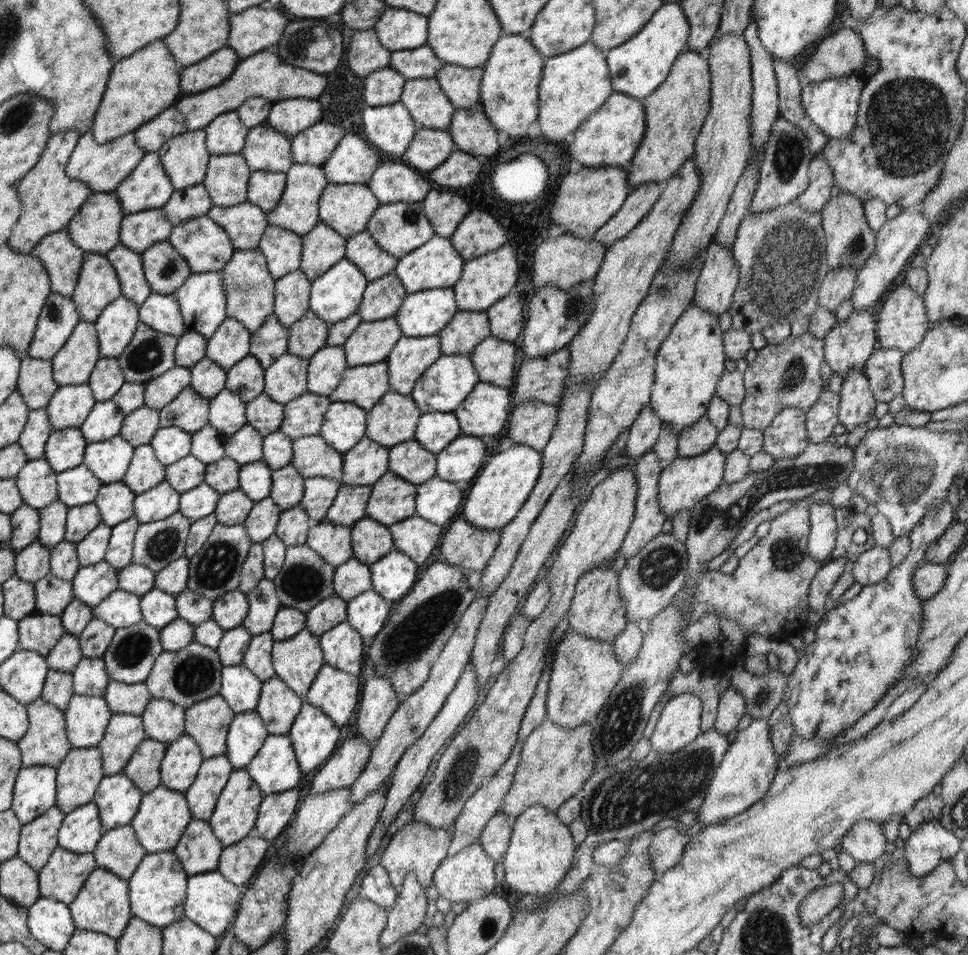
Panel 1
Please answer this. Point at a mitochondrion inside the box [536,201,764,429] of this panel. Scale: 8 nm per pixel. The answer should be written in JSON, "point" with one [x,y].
{"point":[577,304]}

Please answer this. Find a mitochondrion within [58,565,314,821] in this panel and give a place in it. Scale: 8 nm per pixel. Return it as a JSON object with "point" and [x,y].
{"point":[195,673]}

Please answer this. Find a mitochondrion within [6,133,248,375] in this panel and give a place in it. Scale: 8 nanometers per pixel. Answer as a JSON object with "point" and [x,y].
{"point":[169,269]}

